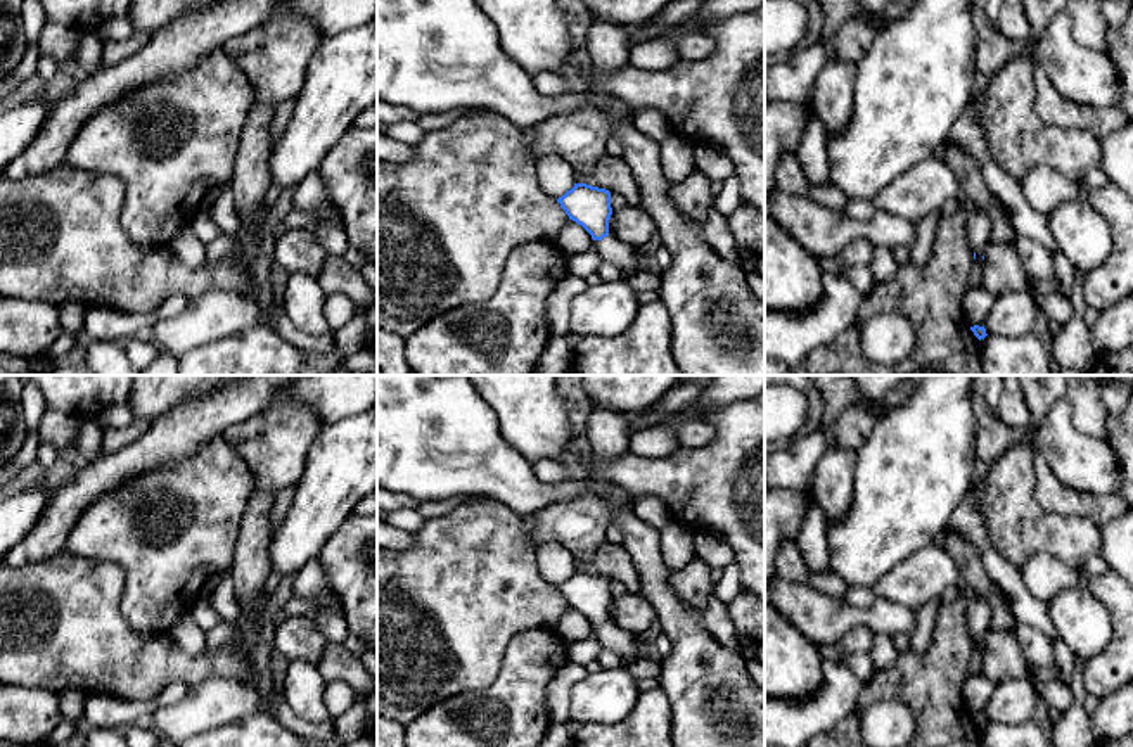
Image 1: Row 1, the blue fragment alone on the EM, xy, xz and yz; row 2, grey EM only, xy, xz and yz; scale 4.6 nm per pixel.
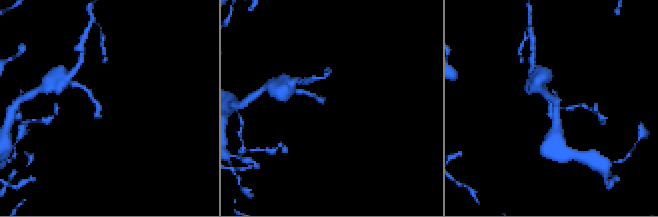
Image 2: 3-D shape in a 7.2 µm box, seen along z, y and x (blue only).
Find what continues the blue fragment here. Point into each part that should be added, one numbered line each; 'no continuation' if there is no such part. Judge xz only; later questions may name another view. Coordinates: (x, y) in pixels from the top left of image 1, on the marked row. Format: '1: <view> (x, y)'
1: xz (621, 255)

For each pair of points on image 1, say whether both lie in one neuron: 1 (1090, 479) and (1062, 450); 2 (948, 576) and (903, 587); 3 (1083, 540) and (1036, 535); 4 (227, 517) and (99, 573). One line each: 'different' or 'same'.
1: same
2: same
3: same
4: different

